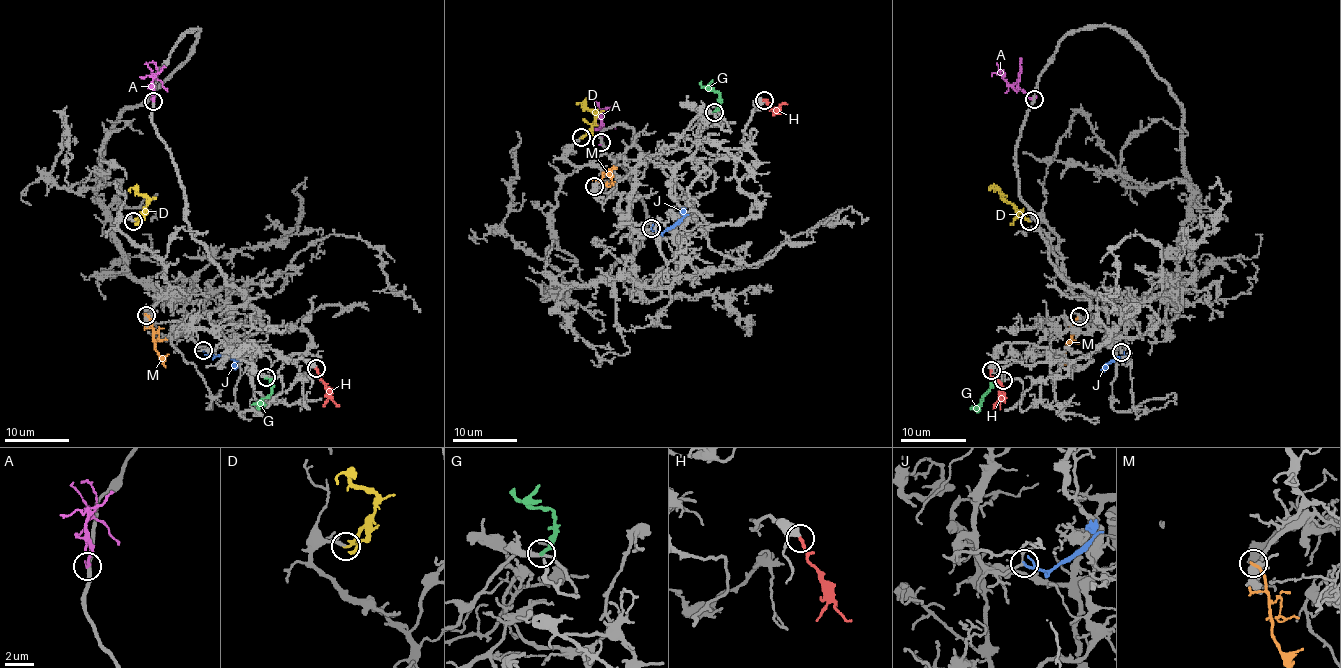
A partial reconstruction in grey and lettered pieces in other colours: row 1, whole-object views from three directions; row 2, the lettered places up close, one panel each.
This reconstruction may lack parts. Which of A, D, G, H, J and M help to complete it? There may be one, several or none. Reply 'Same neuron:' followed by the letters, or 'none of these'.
Same neuron: D, H, J

